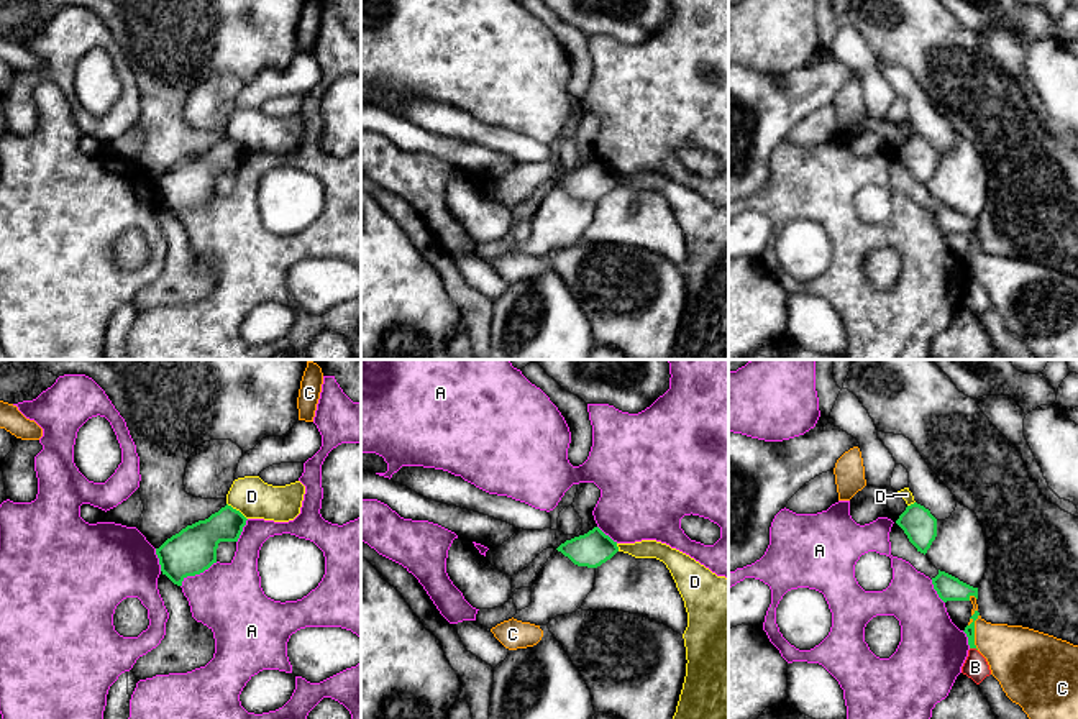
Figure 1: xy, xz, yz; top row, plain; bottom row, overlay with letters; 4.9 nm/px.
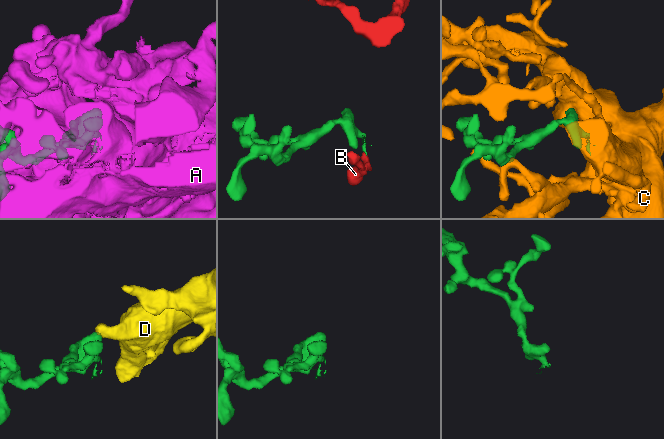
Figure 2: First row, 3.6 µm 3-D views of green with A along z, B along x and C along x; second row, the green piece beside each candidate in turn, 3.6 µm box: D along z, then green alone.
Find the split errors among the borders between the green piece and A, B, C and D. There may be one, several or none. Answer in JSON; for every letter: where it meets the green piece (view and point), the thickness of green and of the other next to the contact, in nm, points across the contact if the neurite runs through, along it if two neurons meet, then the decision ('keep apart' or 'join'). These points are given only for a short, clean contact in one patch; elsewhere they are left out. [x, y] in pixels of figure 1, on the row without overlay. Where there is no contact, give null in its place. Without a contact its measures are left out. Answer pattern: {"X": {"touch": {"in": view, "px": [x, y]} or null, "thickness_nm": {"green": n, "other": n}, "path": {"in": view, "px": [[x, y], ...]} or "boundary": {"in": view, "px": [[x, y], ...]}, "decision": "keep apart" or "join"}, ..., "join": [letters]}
{"A": {"touch": {"in": "xy", "px": [197, 206]}, "thickness_nm": {"green": 220, "other": 340}, "decision": "keep apart"}, "B": {"touch": {"in": "yz", "px": [973, 279]}, "thickness_nm": {"green": 50, "other": 120}, "boundary": {"in": "yz", "px": [[970, 279], [977, 283]]}, "decision": "keep apart"}, "C": {"touch": {"in": "yz", "px": [973, 261]}, "thickness_nm": {"green": 50, "other": 280}, "decision": "join"}, "D": {"touch": {"in": "xy", "px": [235, 141]}, "thickness_nm": {"green": 200, "other": 190}, "boundary": {"in": "xy", "px": [[227, 135], [246, 151]]}, "decision": "keep apart"}, "join": ["C"]}

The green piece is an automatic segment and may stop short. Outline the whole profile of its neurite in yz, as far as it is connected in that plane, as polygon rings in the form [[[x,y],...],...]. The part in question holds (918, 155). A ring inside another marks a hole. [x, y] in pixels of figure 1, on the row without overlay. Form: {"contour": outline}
{"contour": [[[917,135],[907,138],[896,156],[904,163],[917,184],[924,187],[937,169],[937,151]]]}

